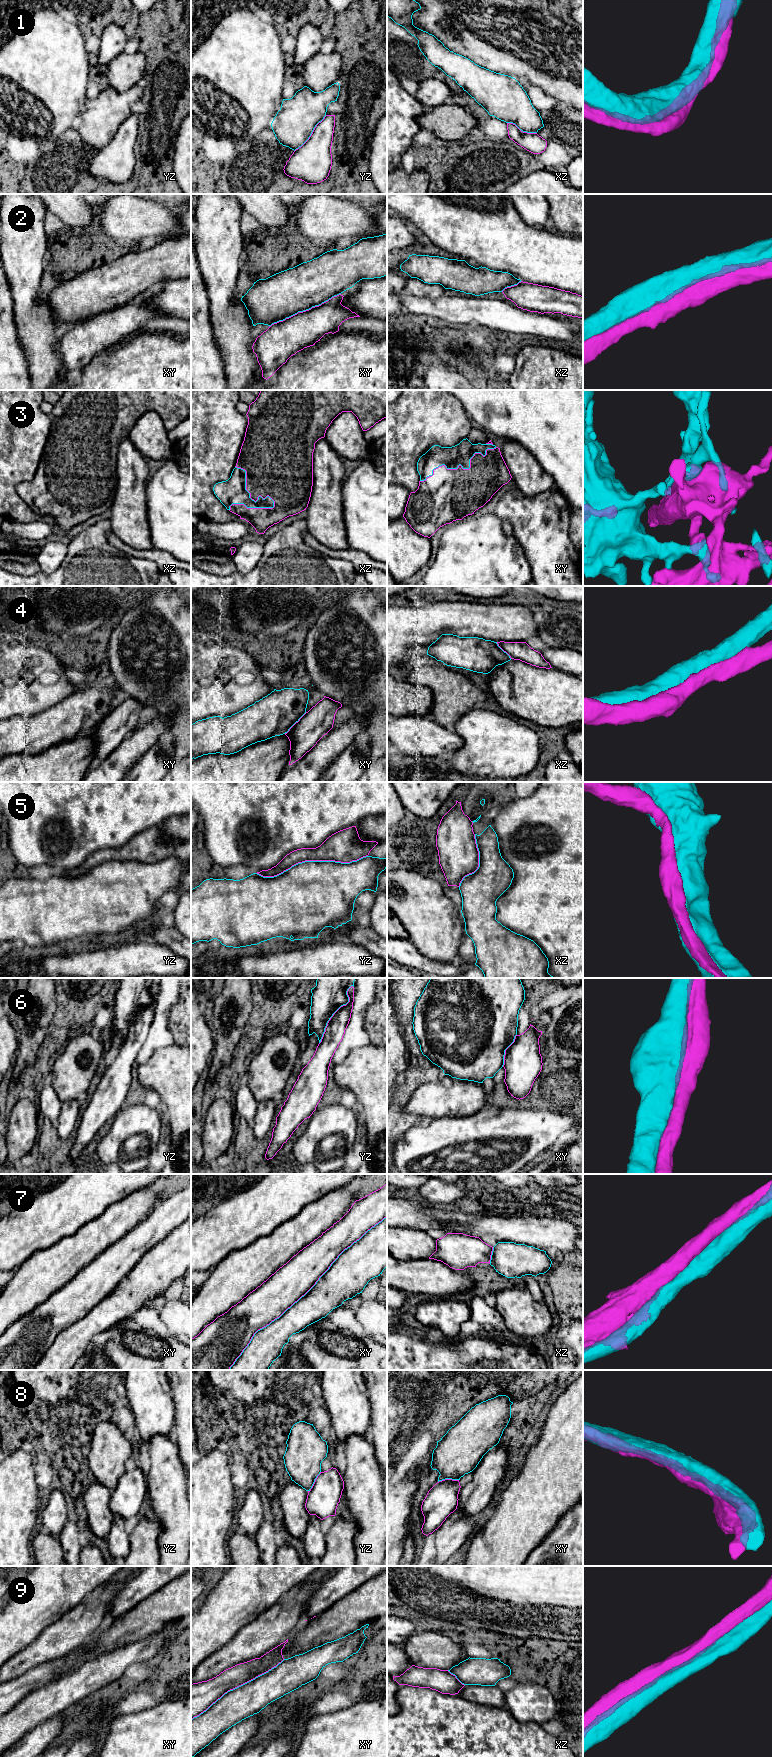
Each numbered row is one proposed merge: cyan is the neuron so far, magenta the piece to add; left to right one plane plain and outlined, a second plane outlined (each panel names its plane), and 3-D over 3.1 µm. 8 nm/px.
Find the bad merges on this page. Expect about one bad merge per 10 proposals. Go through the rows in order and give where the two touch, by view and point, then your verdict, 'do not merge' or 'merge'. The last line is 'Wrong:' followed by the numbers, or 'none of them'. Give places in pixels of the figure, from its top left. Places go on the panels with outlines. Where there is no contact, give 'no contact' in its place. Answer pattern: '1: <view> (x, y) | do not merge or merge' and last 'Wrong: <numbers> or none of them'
1: yz (311, 133) | merge
2: xy (304, 310) | merge
3: xz (249, 495) | do not merge
4: xy (295, 722) | merge
5: yz (311, 861) | merge
6: yz (334, 1012) | merge
7: xy (305, 1294) | merge
8: yz (314, 1481) | merge
9: xy (237, 1687) | merge
Wrong: 3

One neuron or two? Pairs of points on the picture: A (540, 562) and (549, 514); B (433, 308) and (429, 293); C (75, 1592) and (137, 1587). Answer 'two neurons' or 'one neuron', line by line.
A: one neuron
B: two neurons
C: two neurons

